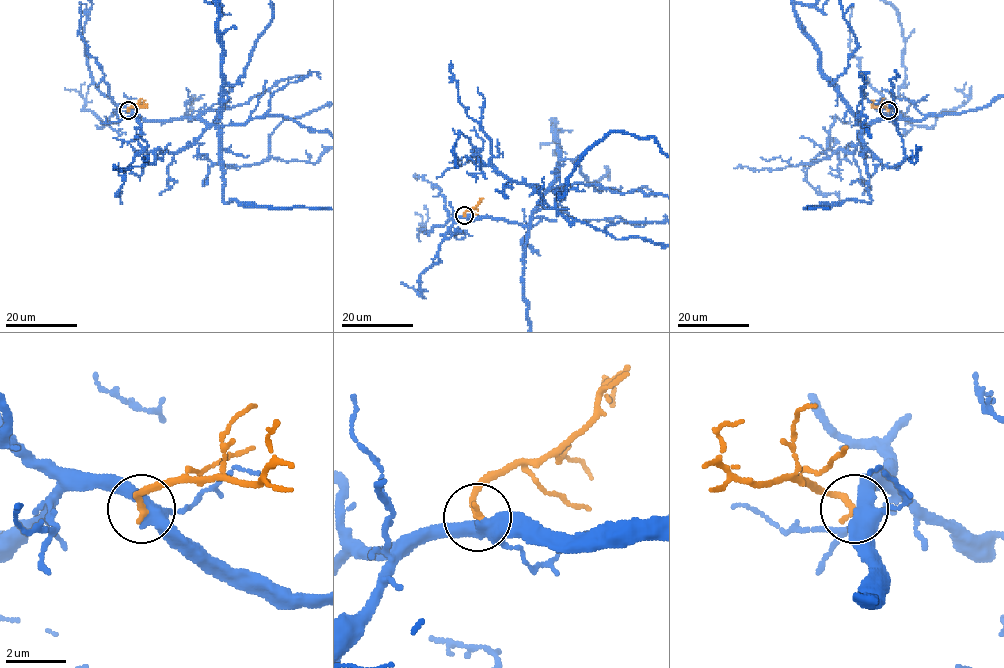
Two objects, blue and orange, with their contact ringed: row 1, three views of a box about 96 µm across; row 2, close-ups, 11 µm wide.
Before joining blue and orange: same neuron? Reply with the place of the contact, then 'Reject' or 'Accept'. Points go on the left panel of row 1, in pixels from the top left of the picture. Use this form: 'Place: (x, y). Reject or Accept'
Place: (128, 110). Accept

